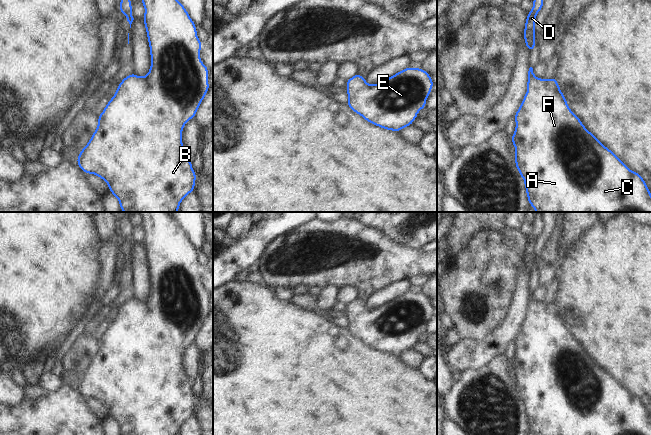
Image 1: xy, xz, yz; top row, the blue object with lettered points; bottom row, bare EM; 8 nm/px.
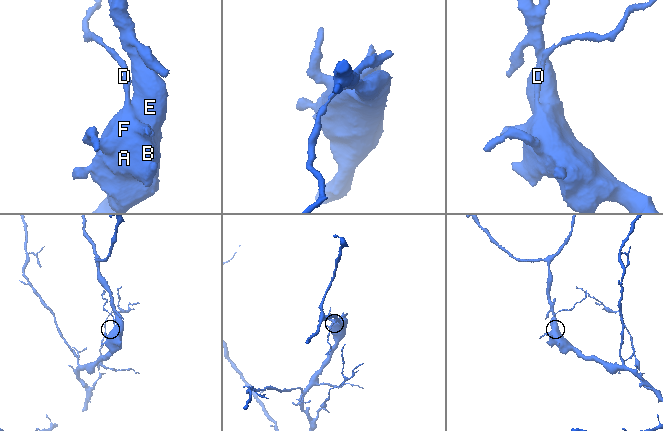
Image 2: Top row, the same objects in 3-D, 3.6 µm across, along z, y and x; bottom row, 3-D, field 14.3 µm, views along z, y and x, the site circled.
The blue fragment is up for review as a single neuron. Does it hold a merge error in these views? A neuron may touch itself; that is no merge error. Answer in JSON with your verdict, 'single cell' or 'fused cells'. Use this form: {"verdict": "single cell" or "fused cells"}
{"verdict": "single cell"}

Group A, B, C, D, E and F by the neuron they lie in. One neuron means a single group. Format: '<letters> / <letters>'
A B C D E F

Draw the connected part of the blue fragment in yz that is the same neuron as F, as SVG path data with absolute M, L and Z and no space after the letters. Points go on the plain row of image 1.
M530 291L527 299L527 316L515 337L515 356L511 360L511 366L515 371L515 389L524 404L527 423L535 435L651 435L651 416L641 399L631 395L609 372L604 370L589 354L582 345L572 336L567 324L560 314L555 301L551 303L539 303Z

